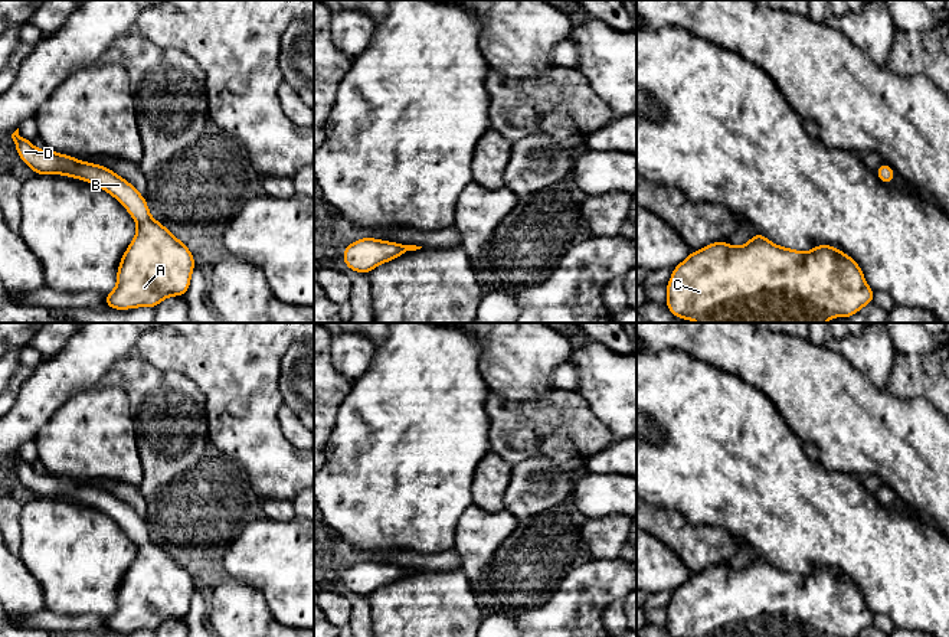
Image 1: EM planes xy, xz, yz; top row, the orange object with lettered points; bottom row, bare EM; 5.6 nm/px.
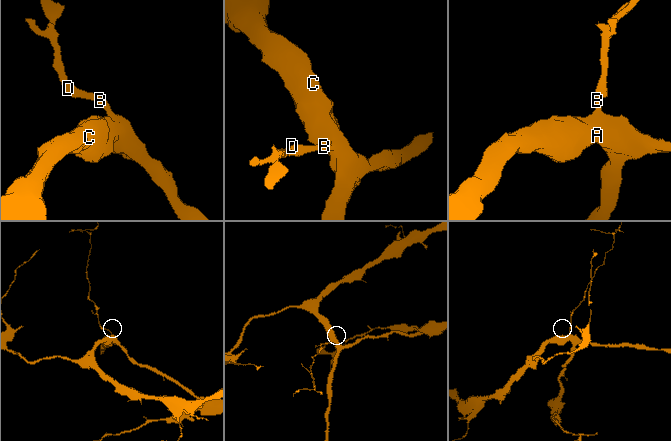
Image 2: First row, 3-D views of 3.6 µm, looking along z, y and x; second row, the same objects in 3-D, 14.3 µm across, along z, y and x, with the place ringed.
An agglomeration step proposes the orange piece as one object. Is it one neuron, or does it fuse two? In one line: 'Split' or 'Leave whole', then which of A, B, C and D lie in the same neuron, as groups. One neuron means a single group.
Leave whole. Groups: A B C D

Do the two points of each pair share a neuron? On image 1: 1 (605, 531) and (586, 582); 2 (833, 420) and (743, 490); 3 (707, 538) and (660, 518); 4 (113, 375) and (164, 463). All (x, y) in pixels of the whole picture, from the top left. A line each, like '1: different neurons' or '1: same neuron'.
1: different neurons
2: different neurons
3: same neuron
4: same neuron

